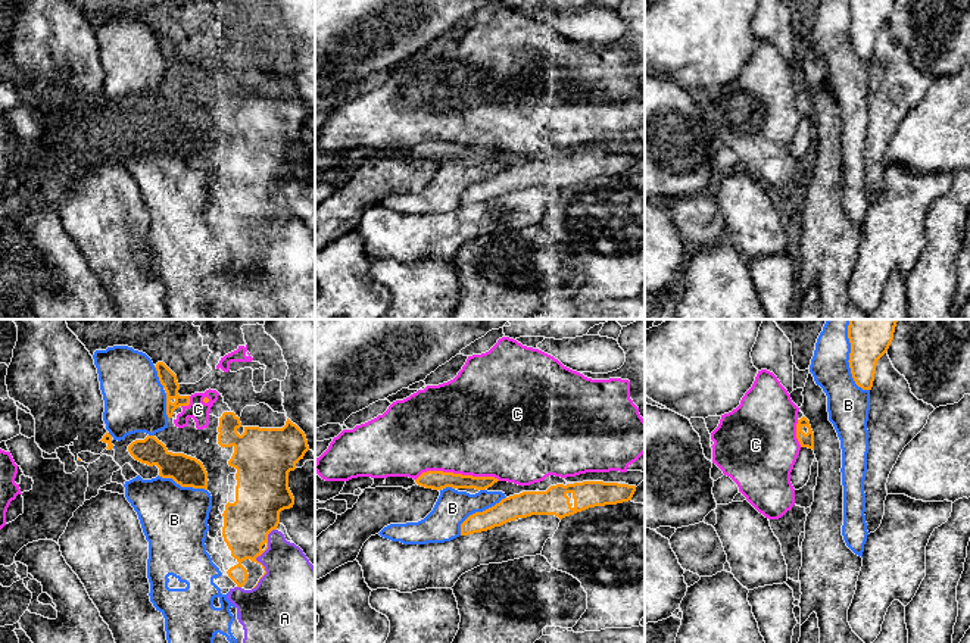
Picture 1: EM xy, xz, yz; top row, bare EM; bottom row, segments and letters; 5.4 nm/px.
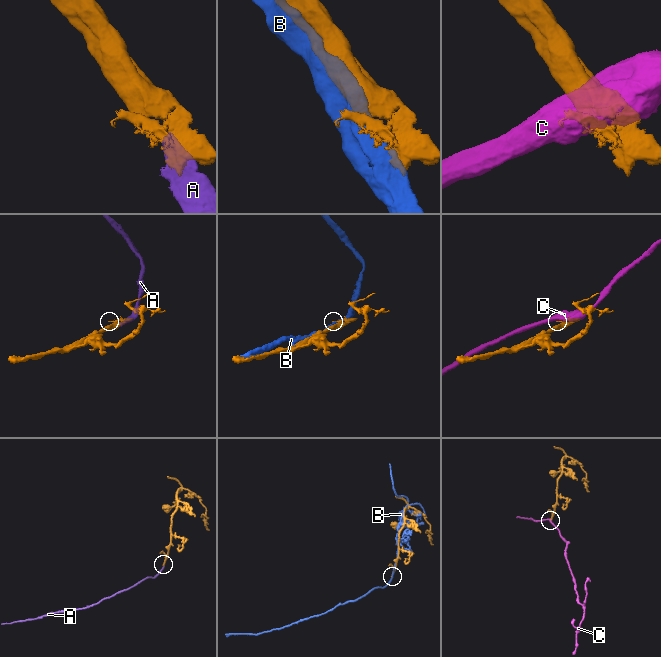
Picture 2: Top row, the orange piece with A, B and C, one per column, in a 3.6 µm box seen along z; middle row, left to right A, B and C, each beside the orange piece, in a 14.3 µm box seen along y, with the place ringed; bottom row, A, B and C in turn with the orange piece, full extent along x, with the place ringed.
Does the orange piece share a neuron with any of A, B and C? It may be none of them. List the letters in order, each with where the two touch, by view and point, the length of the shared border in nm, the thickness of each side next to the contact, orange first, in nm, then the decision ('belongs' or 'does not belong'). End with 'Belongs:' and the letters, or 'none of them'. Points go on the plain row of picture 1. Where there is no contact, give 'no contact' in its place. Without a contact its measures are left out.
A: contact xy (256, 227); length 360 nm; calibres 260 and 320 nm; does not belong
B: contact yz (850, 34); length 360 nm; calibres 190 and 240 nm; does not belong
C: contact xz (458, 144); length 460 nm; calibres 110 and 500 nm; does not belong
Belongs: none of them

